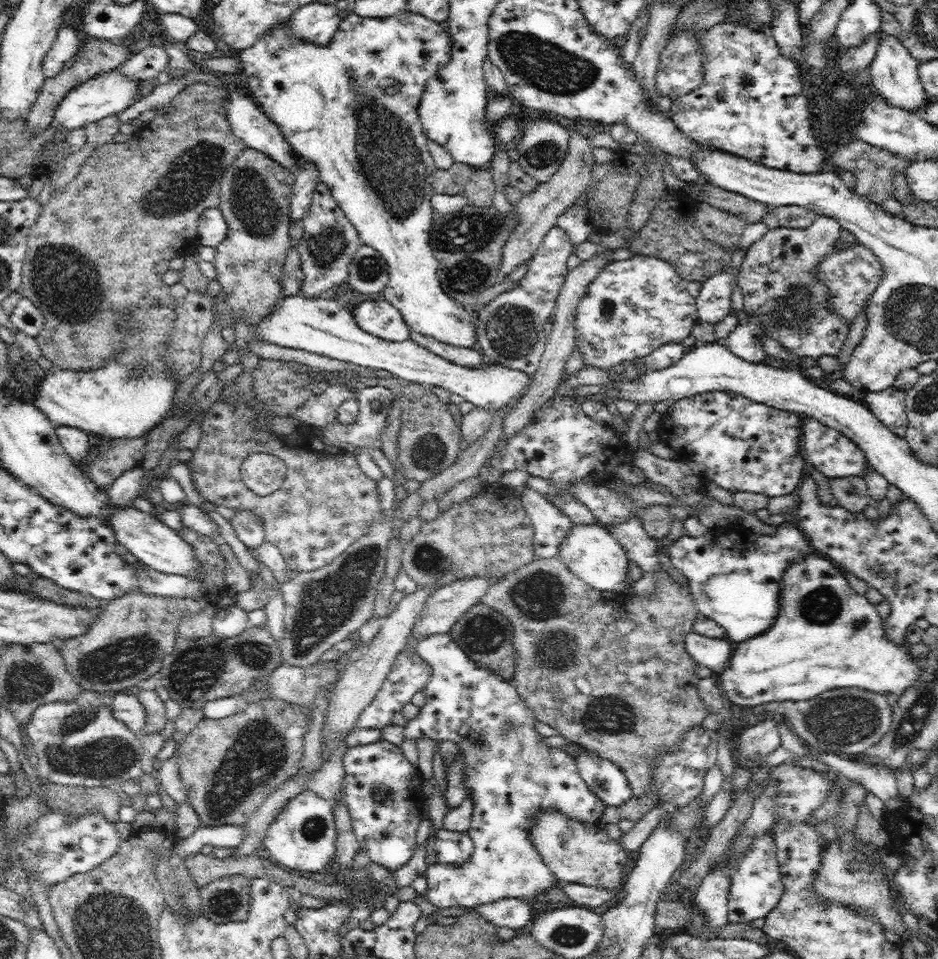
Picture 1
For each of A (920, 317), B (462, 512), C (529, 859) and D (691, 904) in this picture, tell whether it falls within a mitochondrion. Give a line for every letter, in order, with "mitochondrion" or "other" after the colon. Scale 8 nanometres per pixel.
A: mitochondrion
B: other
C: other
D: other

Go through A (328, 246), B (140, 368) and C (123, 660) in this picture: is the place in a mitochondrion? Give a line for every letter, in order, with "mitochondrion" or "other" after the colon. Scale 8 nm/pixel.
A: mitochondrion
B: mitochondrion
C: mitochondrion

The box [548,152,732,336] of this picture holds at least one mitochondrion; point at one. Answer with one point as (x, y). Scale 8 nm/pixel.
(607, 306)

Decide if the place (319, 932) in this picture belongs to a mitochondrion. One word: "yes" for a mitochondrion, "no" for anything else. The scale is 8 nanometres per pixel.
no

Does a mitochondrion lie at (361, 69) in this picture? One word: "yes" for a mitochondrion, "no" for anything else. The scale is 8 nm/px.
no

